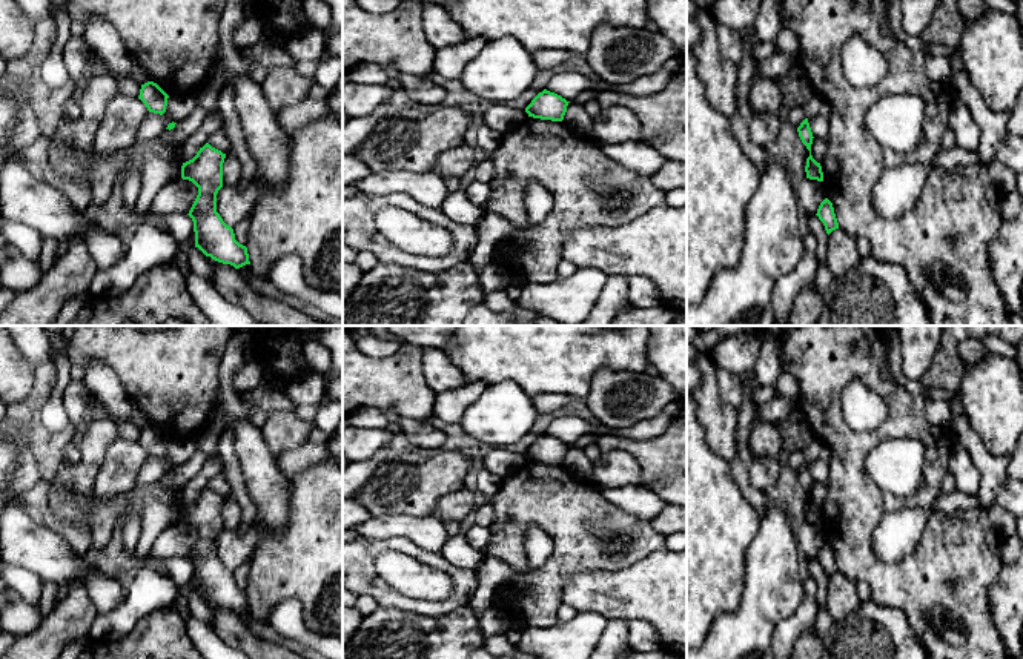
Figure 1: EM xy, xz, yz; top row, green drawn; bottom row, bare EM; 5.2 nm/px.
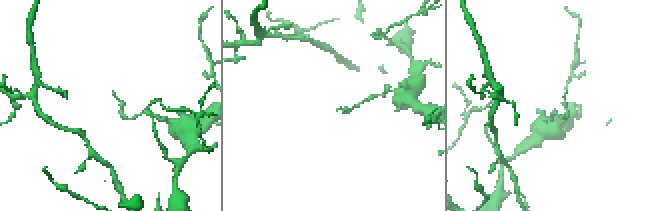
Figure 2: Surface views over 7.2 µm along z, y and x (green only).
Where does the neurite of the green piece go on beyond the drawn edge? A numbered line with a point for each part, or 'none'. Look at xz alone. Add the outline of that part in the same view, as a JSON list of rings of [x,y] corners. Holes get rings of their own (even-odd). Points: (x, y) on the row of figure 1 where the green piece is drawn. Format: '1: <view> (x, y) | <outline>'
none

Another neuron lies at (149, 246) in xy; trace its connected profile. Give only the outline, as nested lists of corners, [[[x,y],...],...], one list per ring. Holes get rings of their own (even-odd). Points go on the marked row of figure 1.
[[[141,223],[124,257],[104,270],[97,270],[89,293],[92,298],[120,295],[158,264],[177,266],[178,241],[167,229]]]

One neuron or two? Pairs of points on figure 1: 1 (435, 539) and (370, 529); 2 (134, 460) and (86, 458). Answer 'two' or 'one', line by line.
1: one
2: two

